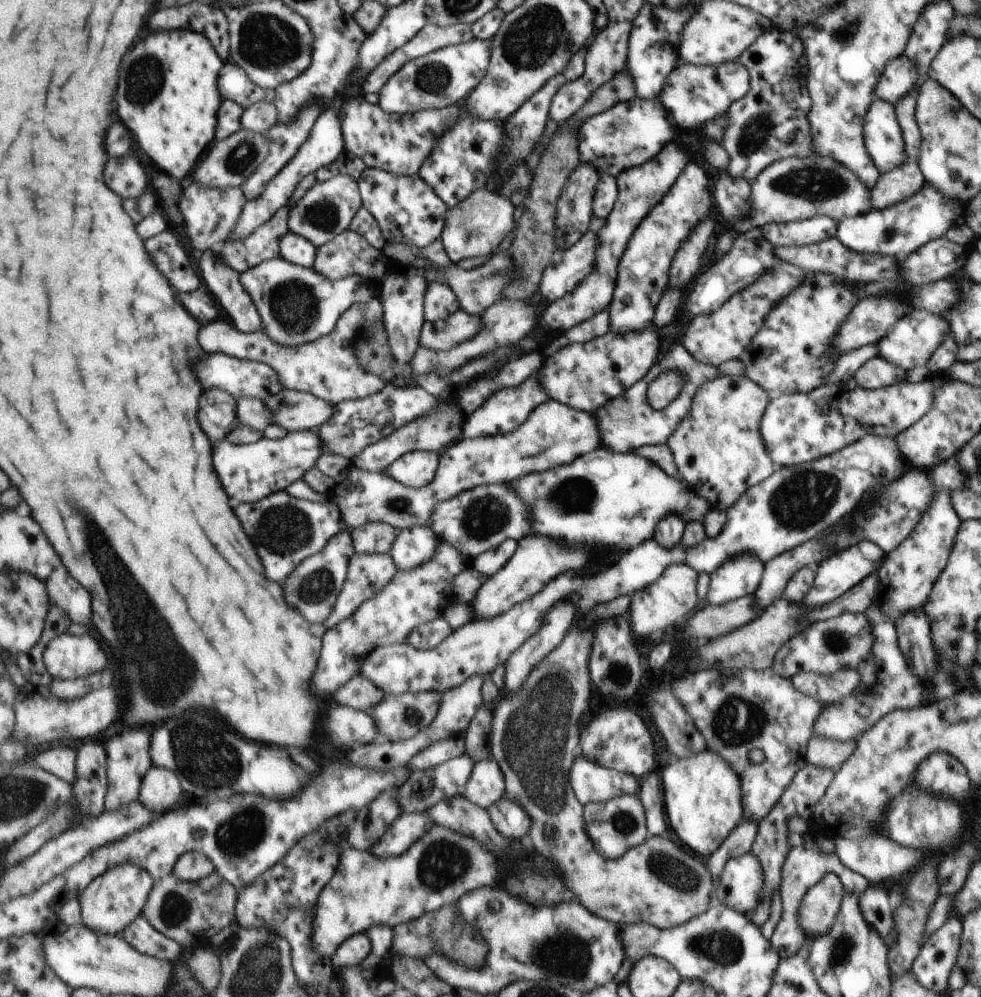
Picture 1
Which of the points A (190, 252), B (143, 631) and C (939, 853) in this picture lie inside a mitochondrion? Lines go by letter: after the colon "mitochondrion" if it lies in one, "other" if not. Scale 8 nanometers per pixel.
A: other
B: mitochondrion
C: other

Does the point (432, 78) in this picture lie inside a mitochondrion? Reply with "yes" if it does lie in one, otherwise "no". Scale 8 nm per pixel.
yes

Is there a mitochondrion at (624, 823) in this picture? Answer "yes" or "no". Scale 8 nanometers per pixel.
yes

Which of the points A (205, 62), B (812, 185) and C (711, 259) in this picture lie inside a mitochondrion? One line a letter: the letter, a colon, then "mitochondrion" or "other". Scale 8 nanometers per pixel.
A: other
B: mitochondrion
C: other

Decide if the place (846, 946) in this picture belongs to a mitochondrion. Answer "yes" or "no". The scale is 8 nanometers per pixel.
yes

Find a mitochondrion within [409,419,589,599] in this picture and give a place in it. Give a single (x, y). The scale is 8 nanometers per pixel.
(482, 518)

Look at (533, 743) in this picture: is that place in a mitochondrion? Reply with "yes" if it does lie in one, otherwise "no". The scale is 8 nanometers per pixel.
yes

